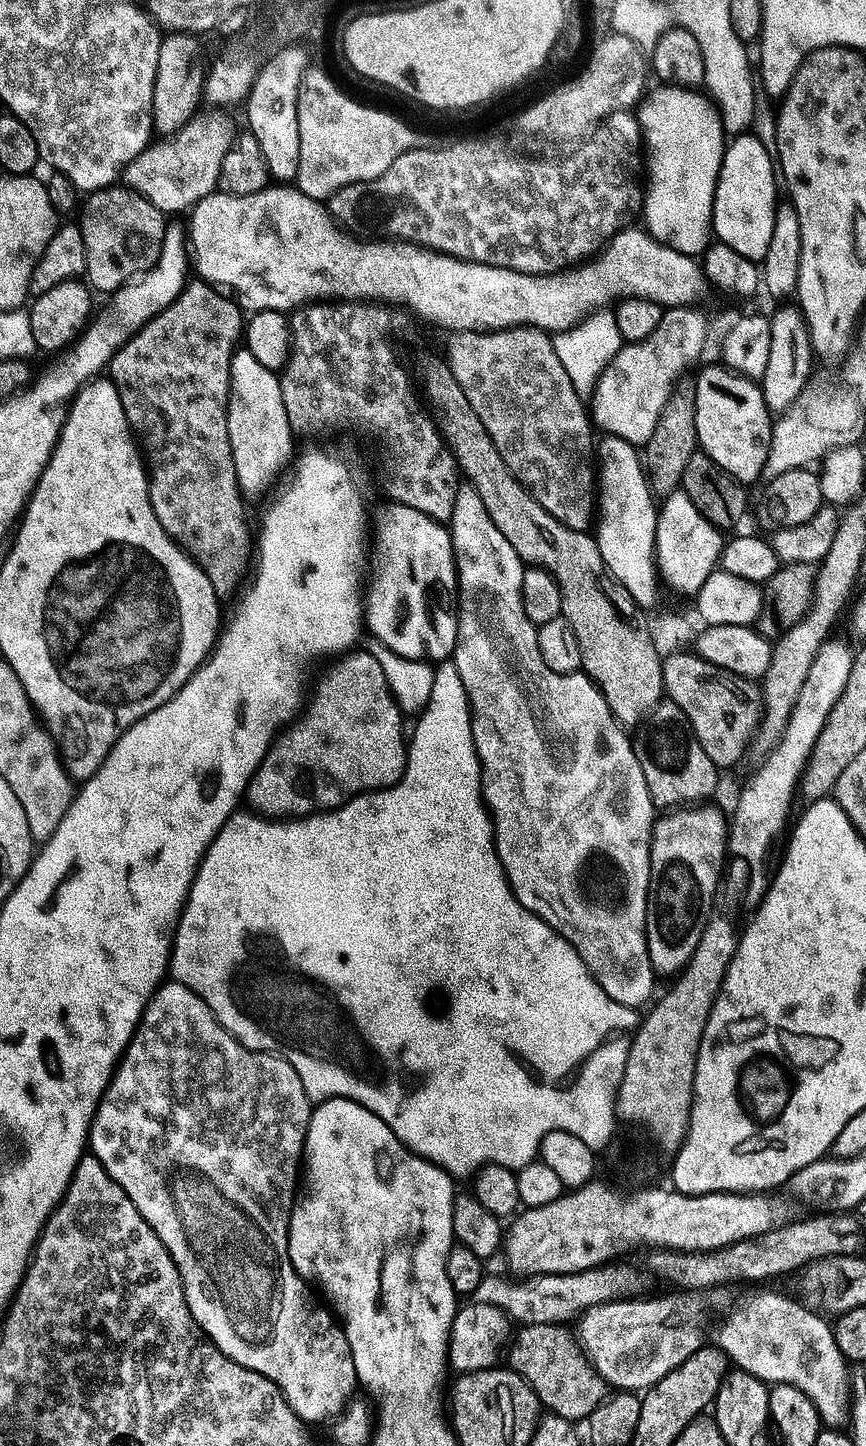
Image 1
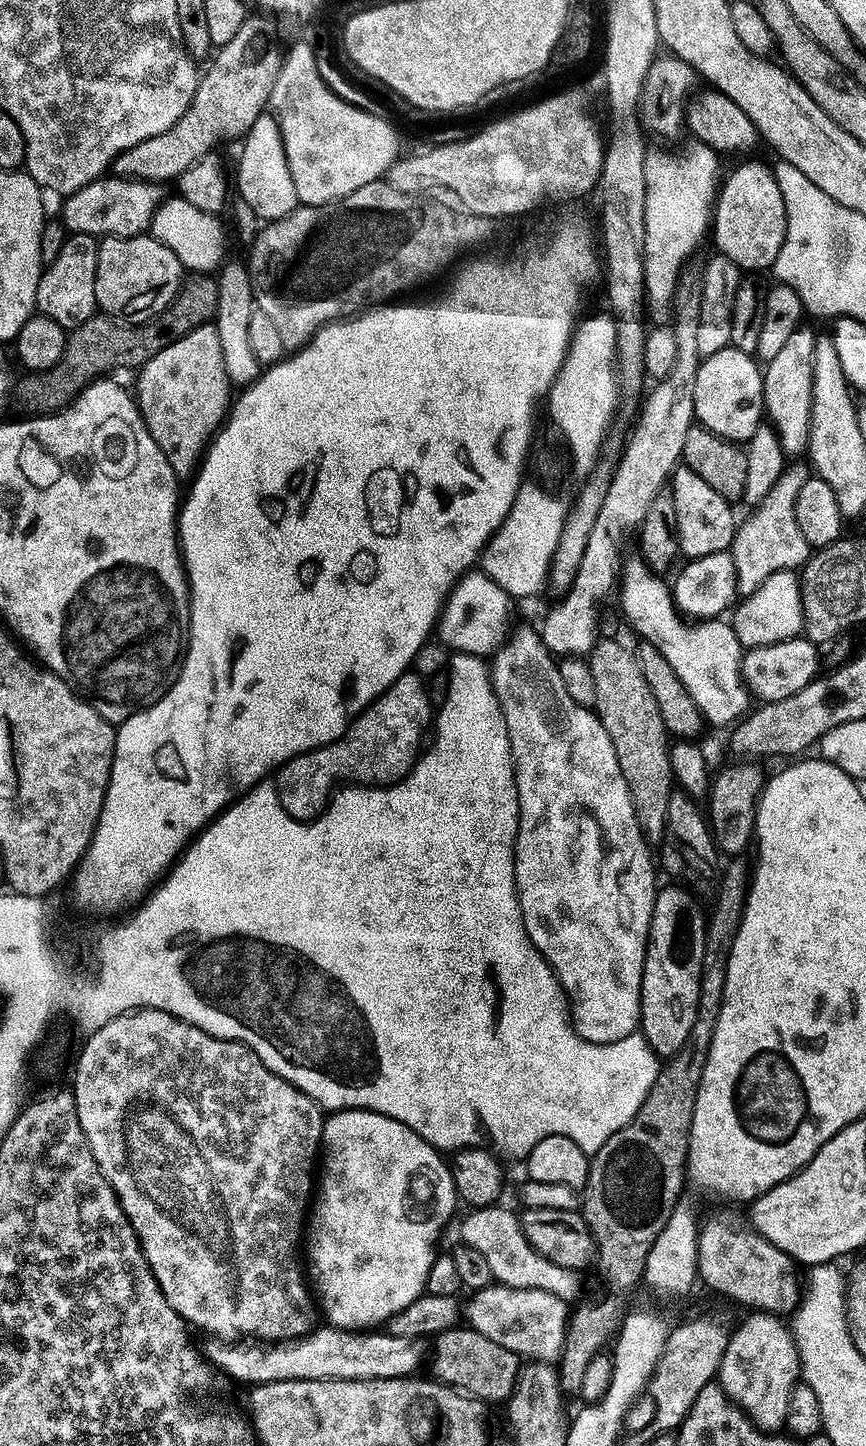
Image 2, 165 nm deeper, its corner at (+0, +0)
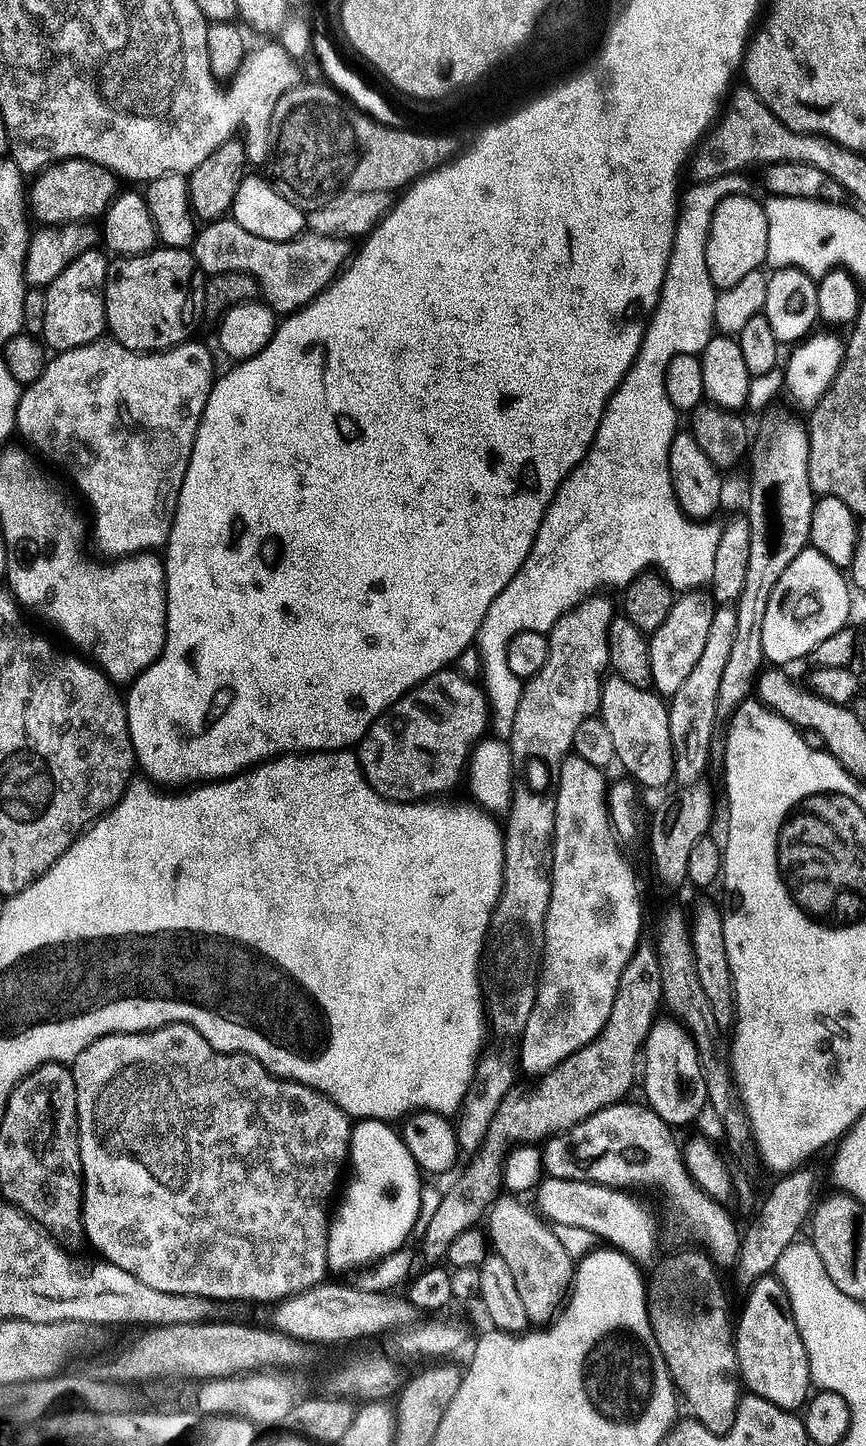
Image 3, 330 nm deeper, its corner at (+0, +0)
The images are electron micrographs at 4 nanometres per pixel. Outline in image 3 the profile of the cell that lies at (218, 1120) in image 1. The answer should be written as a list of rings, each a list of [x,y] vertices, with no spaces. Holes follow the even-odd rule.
[[[169,1024],[166,1028],[160,1028],[156,1032],[129,1032],[127,1034],[117,1034],[114,1036],[102,1036],[99,1040],[85,1050],[71,1065],[74,1074],[74,1082],[78,1090],[78,1114],[80,1115],[80,1153],[82,1154],[82,1166],[84,1167],[84,1236],[89,1240],[98,1251],[101,1252],[103,1259],[109,1264],[118,1266],[122,1270],[126,1270],[126,1274],[134,1274],[134,1278],[138,1278],[138,1282],[146,1282],[146,1286],[150,1286],[150,1290],[158,1290],[166,1294],[174,1294],[175,1296],[199,1296],[205,1300],[219,1302],[219,1300],[254,1300],[256,1303],[273,1305],[281,1300],[289,1300],[291,1296],[297,1296],[303,1292],[309,1292],[311,1288],[317,1288],[329,1279],[328,1270],[328,1230],[330,1227],[330,1217],[334,1212],[334,1201],[338,1196],[338,1189],[342,1184],[342,1177],[345,1175],[346,1169],[350,1164],[352,1154],[352,1130],[354,1121],[348,1116],[338,1105],[334,1103],[329,1096],[324,1096],[320,1092],[315,1092],[313,1088],[307,1088],[301,1084],[294,1084],[290,1080],[281,1080],[279,1076],[273,1076],[267,1072],[253,1056],[245,1056],[243,1054],[229,1054],[214,1050],[214,1046],[210,1046],[210,1042],[206,1042],[206,1038],[202,1038],[202,1034],[198,1034],[198,1030],[194,1030],[188,1024]],[[130,1046],[132,1046],[132,1056],[140,1056],[148,1054],[148,1050],[152,1048],[154,1052],[160,1050],[164,1046],[164,1050],[168,1048],[170,1052],[174,1052],[174,1056],[170,1054],[164,1060],[164,1068],[168,1068],[168,1072],[174,1072],[174,1078],[170,1080],[170,1090],[174,1096],[98,1096],[98,1090],[122,1068],[130,1062]]]

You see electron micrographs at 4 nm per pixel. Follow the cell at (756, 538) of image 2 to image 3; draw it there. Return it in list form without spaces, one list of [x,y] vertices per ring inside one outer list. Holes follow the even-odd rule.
[[[720,606],[713,611],[710,622],[710,635],[706,637],[706,650],[702,650],[702,659],[694,666],[694,674],[686,678],[686,686],[671,697],[668,713],[670,714],[670,732],[676,755],[675,783],[680,786],[698,784],[705,779],[704,771],[710,768],[712,739],[718,733],[716,707],[722,685],[722,676],[726,673],[730,653],[733,652],[737,637],[737,609],[732,606]]]

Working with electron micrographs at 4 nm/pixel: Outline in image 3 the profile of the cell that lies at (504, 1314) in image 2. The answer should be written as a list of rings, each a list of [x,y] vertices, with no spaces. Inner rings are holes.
[[[322,1283],[309,1292],[279,1301],[274,1308],[276,1313],[272,1316],[276,1323],[273,1324],[275,1331],[314,1346],[314,1343],[340,1344],[343,1340],[368,1340],[383,1332],[396,1334],[417,1323],[416,1307],[407,1298],[398,1300],[394,1294],[362,1293],[355,1286],[343,1288],[340,1284],[332,1283]]]

